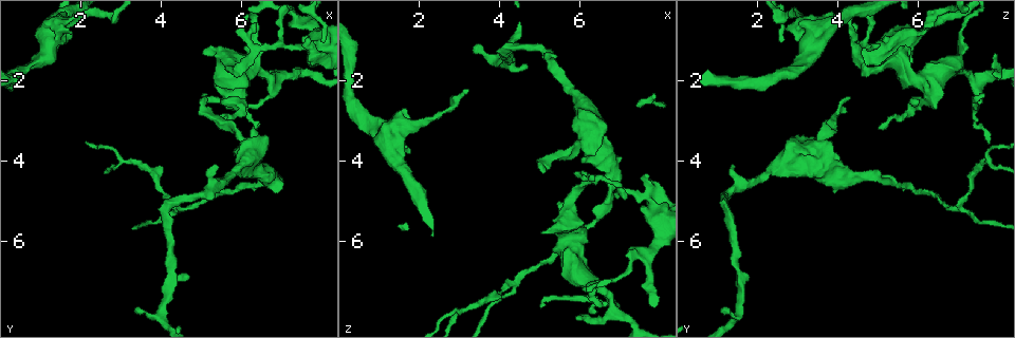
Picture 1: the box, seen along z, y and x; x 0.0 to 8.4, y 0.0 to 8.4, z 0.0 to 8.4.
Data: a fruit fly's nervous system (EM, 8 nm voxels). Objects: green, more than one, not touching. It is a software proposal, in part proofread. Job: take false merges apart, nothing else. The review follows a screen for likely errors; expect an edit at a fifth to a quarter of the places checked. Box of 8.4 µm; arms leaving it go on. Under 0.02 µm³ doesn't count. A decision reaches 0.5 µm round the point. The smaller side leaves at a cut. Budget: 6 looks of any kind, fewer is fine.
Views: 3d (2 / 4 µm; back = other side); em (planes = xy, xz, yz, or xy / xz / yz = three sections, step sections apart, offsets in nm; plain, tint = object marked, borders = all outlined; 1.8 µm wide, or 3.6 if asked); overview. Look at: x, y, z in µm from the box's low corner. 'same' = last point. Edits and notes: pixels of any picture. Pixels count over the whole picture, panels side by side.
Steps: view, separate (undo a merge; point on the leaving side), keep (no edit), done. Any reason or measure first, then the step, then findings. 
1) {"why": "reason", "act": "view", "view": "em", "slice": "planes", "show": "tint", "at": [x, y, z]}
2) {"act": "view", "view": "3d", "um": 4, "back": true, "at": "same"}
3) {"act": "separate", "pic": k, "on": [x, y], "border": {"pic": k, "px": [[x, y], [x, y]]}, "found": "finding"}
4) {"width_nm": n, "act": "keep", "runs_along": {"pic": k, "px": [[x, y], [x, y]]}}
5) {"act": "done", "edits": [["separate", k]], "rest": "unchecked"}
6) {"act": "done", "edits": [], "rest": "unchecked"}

{"act": "view", "view": "3d", "um": 4, "at": [6.30, 3.90, 3.25]}

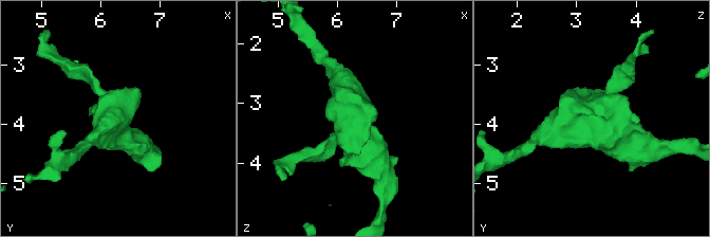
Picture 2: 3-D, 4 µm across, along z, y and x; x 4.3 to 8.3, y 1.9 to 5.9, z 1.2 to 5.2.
{"why": "need the tissue", "act": "view", "view": "em", "um": 3.6, "slice": "yz", "step": 4, "show": "tint", "at": [6.30, 3.90, 3.20]}

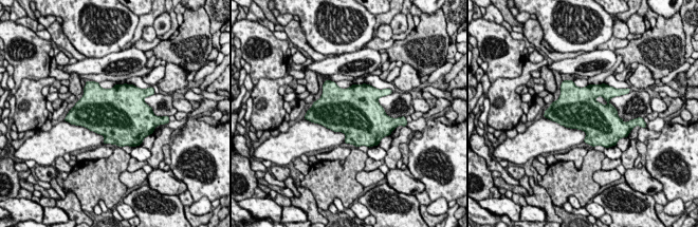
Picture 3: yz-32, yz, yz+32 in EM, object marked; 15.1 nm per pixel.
{"act": "view", "view": "em", "um": 3.6, "slice": "planes", "show": "tint", "at": "same"}

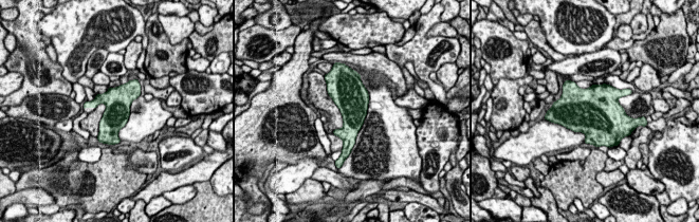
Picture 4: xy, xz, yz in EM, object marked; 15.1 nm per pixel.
{"act": "keep", "found": "all the same cell"}

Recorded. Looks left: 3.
{"why": "sharp bend", "act": "view", "view": "em", "slice": "xz", "step": 16, "show": "tint", "at": [5.90, 1.75, 4.75]}

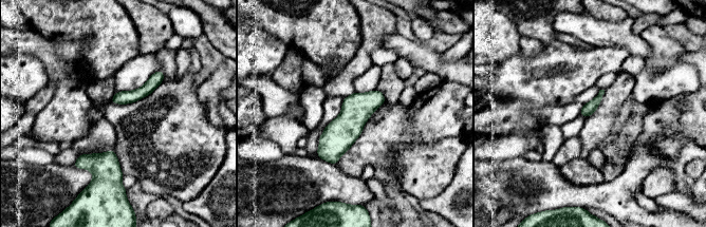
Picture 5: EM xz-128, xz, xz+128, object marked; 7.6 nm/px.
{"why": "another direction", "act": "view", "view": "em", "slice": "planes", "show": "tint", "at": "same"}

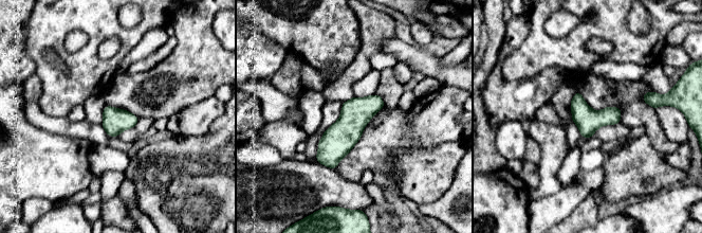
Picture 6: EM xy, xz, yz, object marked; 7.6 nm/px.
{"act": "keep", "runs_along": {"pic": 6, "px": [[376, 97], [320, 160]]}, "found": "continuous, no second cell"}

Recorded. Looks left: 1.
{"why": "three-way junction", "act": "view", "view": "em", "slice": "planes", "show": "tint", "at": [4.45, 5.20, 6.95]}

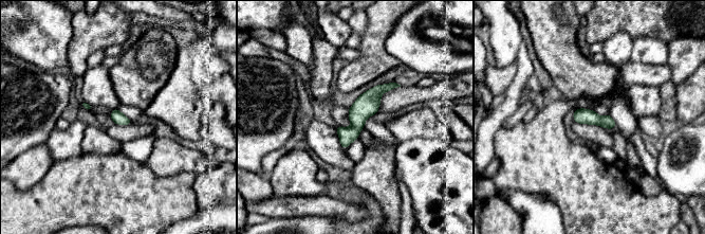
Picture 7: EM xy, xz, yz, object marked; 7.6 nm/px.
{"act": "keep", "found": "one cell here"}

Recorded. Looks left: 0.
{"act": "done", "edits": [], "rest": "unchecked"}

